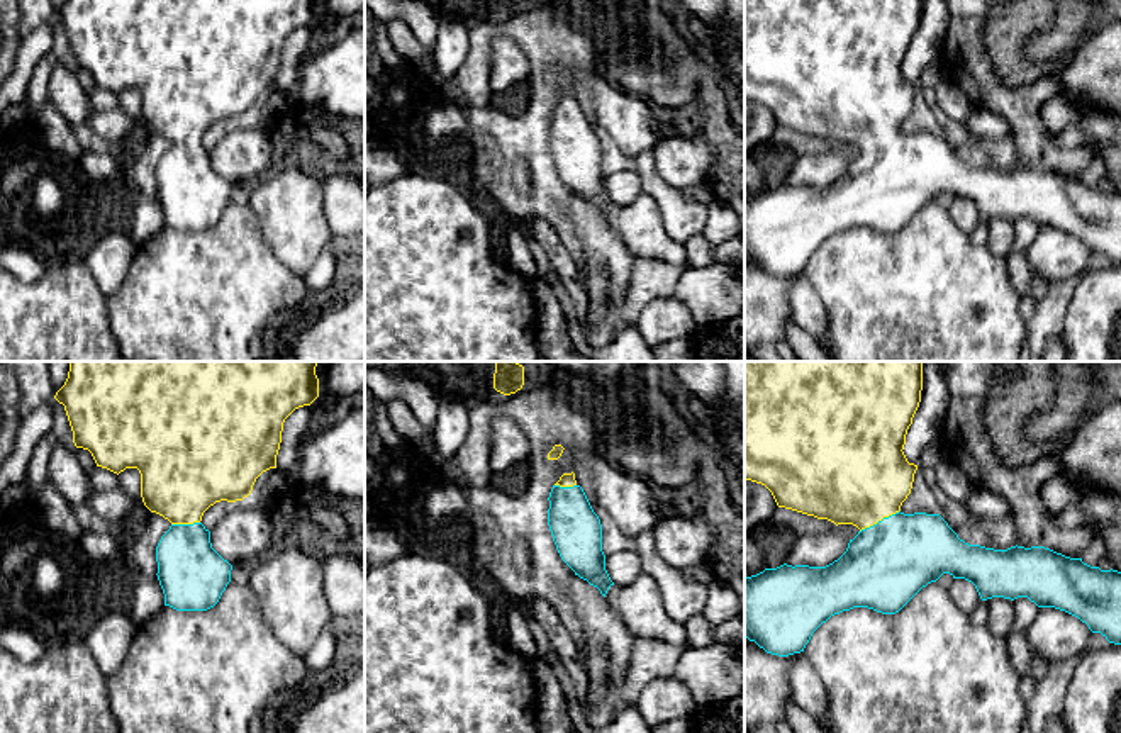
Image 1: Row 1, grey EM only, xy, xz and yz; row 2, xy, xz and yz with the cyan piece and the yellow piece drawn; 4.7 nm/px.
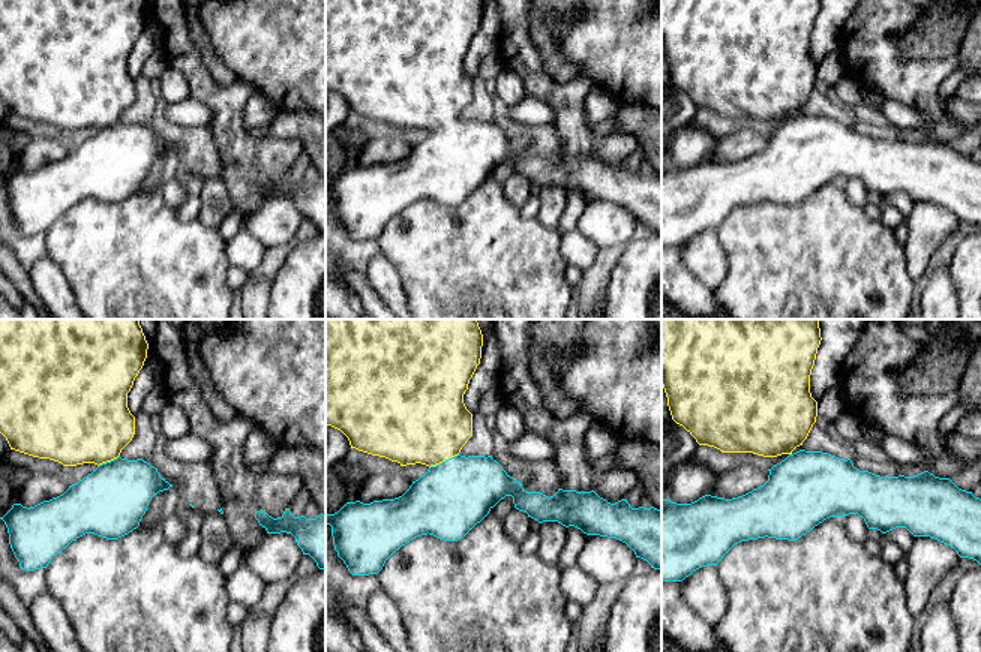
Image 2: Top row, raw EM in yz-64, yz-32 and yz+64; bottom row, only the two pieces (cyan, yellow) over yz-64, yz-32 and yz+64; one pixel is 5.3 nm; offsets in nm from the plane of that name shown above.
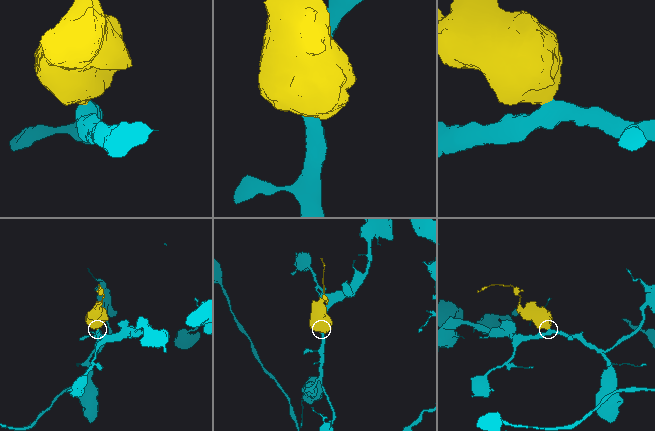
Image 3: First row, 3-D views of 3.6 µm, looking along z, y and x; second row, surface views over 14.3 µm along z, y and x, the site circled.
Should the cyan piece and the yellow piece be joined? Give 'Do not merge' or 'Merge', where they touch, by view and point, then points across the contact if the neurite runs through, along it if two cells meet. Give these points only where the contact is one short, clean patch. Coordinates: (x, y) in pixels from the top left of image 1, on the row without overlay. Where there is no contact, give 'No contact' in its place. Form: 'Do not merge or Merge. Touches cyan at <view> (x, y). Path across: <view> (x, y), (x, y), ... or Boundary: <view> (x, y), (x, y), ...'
Merge. Touches cyan at yz (879, 141). Path across: yz (886, 185), (886, 153), (879, 141), (867, 107), (857, 94)

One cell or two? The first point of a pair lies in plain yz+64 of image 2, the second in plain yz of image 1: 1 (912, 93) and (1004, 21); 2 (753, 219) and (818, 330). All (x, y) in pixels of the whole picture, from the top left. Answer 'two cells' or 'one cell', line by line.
1: two cells
2: two cells

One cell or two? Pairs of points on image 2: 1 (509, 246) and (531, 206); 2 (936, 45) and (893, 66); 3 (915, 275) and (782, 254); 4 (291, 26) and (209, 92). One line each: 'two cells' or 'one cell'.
1: two cells
2: two cells
3: two cells
4: two cells

